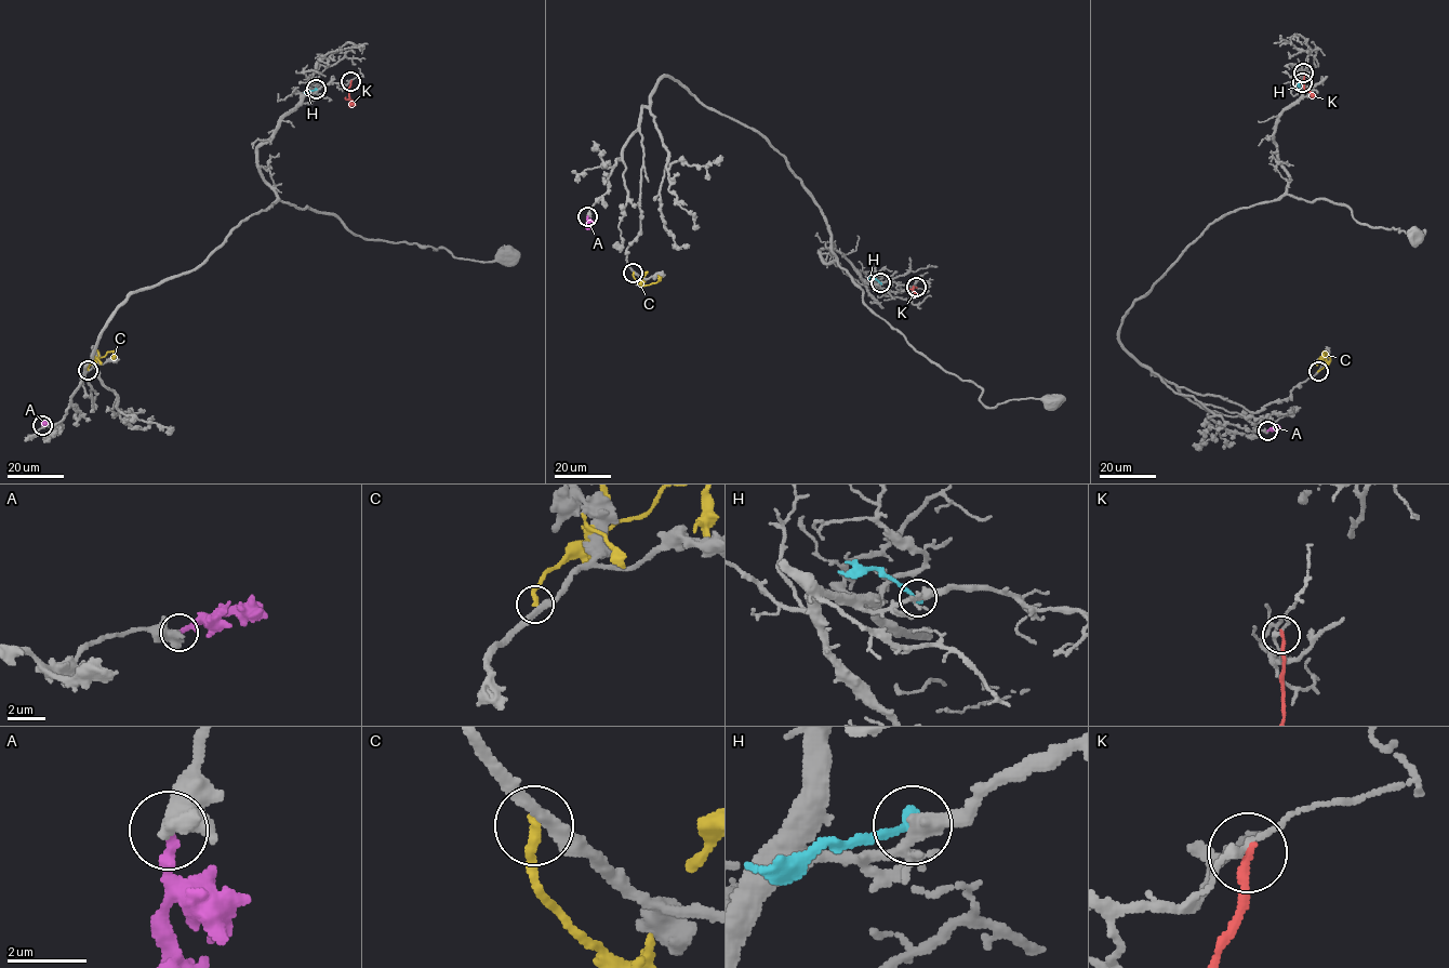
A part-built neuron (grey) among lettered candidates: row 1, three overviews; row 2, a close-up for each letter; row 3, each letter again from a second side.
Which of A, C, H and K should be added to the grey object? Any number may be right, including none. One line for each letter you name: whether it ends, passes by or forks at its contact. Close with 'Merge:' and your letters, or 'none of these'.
A: it ends
Merge: A

